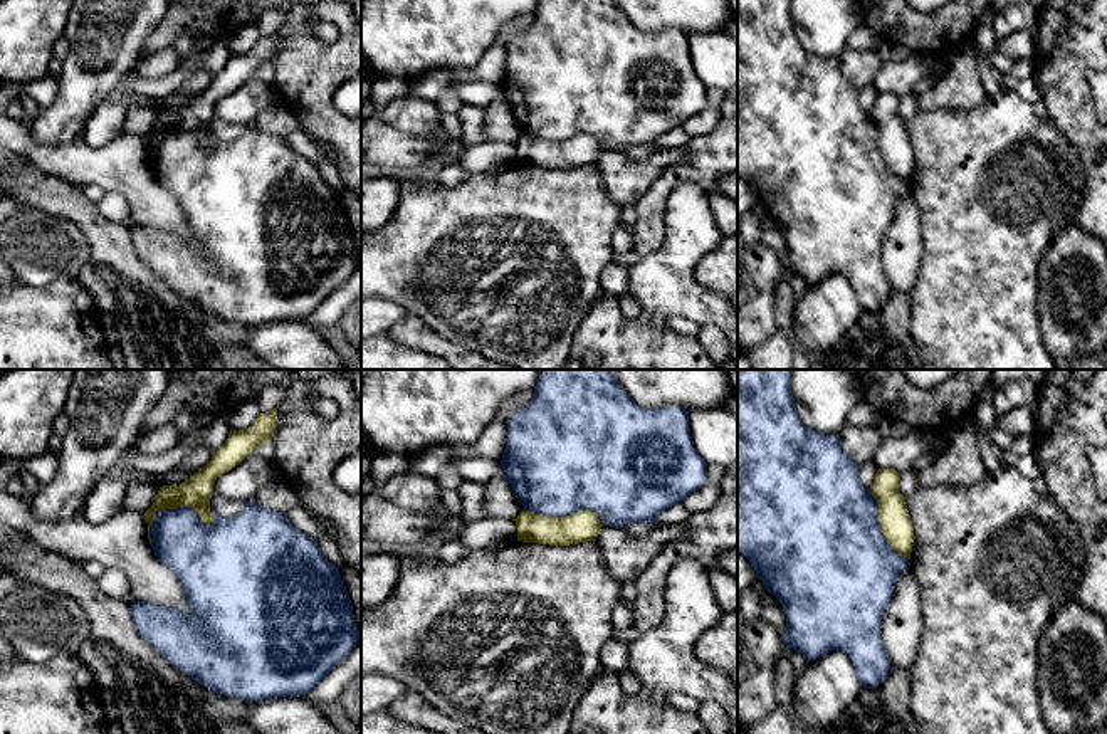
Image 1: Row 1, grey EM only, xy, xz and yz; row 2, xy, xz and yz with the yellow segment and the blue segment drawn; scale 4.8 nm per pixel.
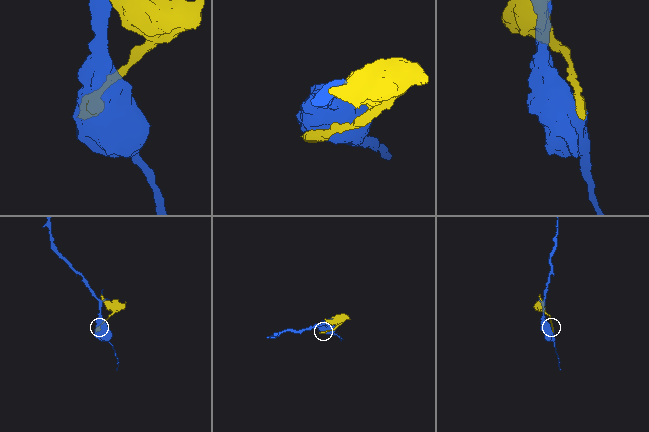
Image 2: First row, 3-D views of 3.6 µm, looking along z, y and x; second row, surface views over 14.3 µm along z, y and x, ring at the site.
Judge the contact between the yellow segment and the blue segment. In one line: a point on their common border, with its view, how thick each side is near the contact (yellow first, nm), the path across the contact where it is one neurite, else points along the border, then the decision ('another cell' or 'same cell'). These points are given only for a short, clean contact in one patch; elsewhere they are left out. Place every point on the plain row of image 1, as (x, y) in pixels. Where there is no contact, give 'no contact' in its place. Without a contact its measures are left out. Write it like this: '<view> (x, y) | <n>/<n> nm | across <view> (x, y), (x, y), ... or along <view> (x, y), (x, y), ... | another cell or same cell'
xy (172, 131) | 150/280 nm | another cell

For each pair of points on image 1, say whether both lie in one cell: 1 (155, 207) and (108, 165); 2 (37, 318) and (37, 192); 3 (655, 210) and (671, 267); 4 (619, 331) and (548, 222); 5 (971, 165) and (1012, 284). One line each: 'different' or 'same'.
1: same
2: different
3: different
4: different
5: same

